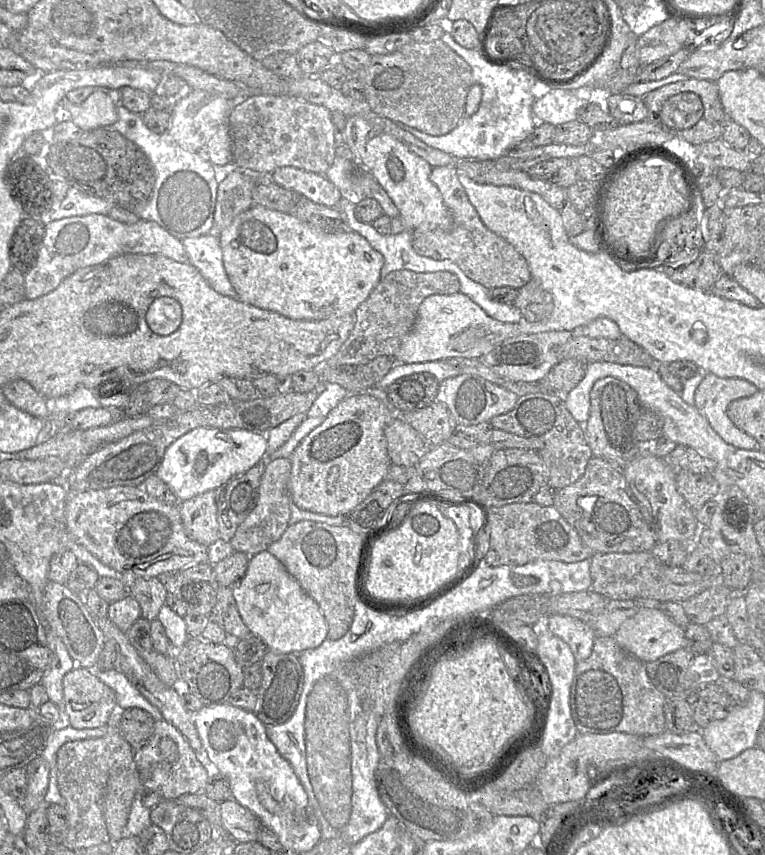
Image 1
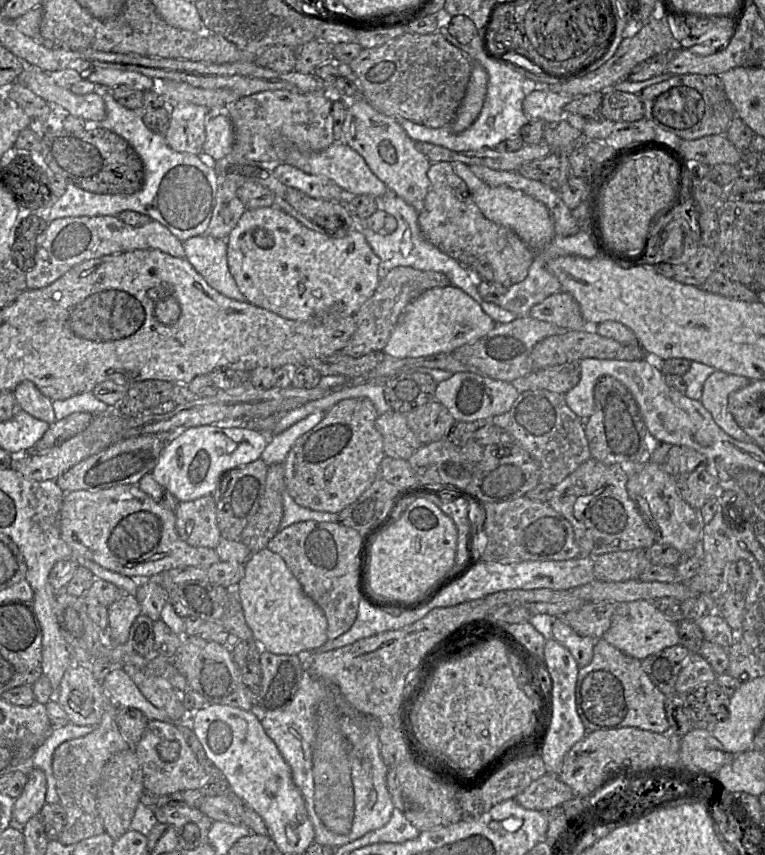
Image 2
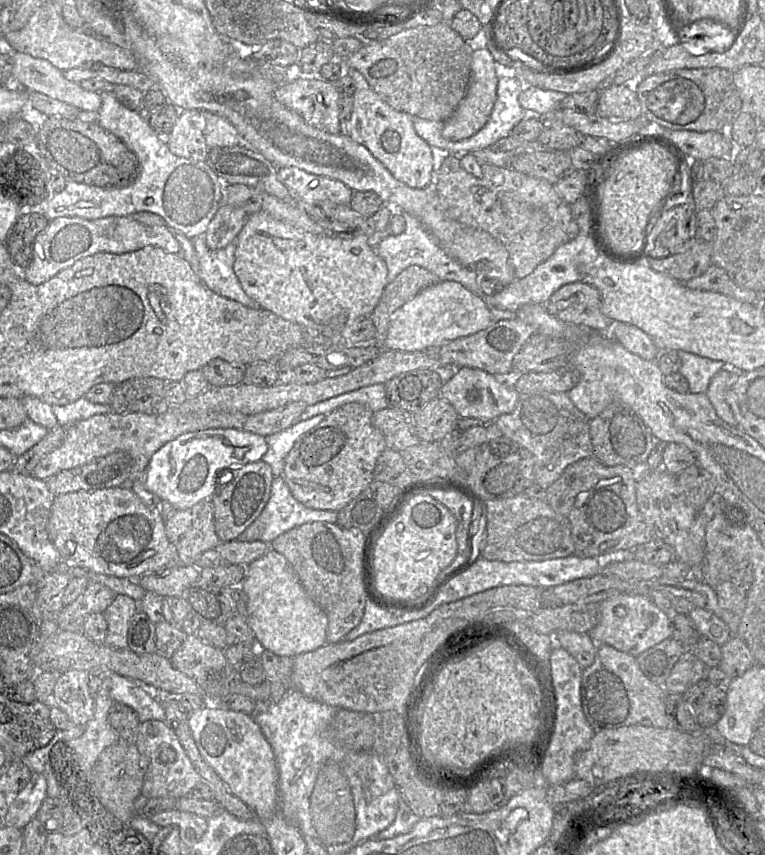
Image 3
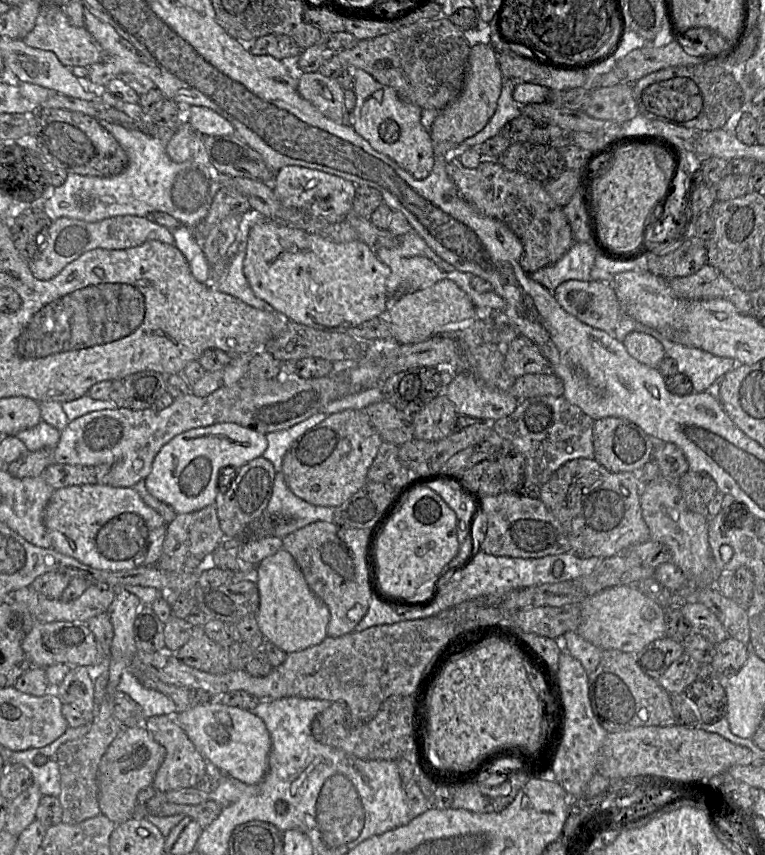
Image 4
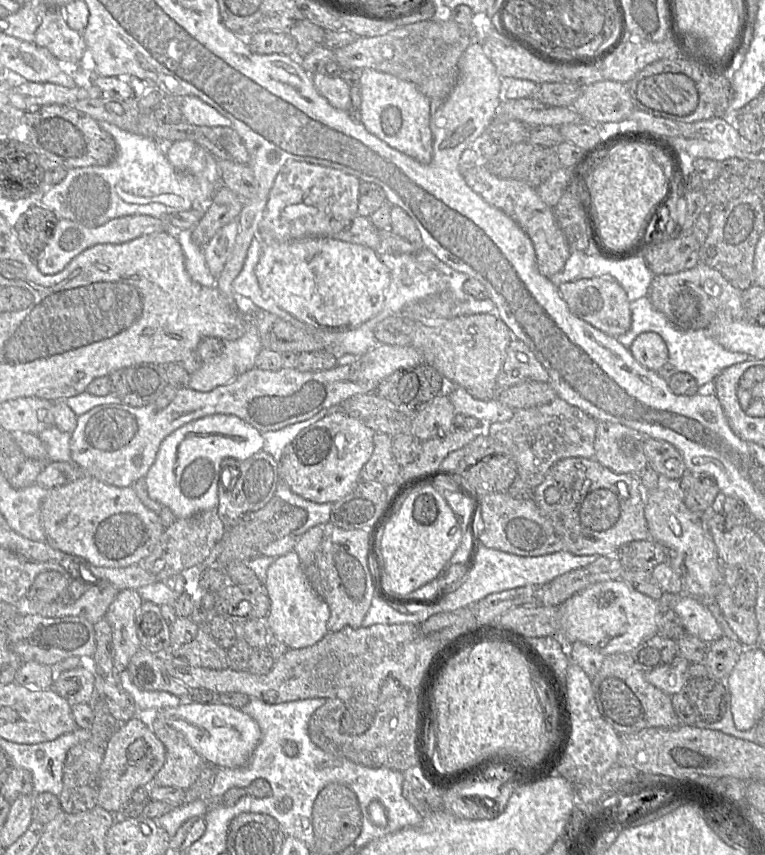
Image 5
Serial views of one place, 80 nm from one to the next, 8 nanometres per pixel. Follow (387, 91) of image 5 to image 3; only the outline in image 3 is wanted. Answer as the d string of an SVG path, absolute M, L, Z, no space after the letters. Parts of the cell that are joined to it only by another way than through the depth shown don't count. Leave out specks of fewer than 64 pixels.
M345 68L344 73L353 79L356 87L353 94L348 136L358 144L365 146L400 182L416 189L427 187L434 180L435 151L416 133L413 126L413 116L393 109L371 89L364 76L356 69Z

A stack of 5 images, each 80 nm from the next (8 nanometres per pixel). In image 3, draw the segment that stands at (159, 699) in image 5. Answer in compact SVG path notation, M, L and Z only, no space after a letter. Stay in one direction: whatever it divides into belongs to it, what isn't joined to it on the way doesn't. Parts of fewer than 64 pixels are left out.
M112 673L110 694L115 703L133 708L141 722L166 720L165 710L156 696L155 689L147 684L141 684L121 674Z

